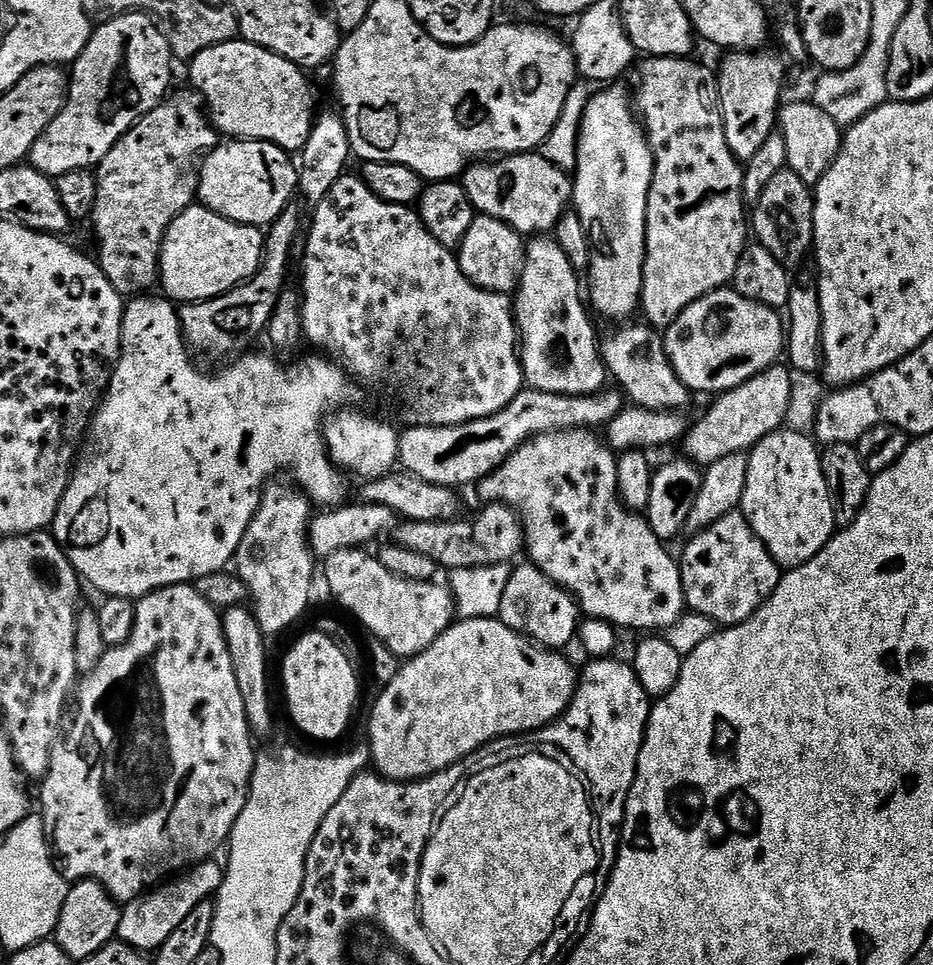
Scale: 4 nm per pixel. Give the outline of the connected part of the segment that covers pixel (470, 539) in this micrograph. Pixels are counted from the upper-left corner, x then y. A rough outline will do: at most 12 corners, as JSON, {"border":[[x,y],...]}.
{"border":[[508,504],[473,520],[401,519],[395,543],[444,570],[511,565],[524,528]]}

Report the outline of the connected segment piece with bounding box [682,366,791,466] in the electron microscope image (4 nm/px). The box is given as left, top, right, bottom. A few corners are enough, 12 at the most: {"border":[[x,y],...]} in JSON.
{"border":[[791,374],[721,392],[684,434],[707,466],[781,431]]}

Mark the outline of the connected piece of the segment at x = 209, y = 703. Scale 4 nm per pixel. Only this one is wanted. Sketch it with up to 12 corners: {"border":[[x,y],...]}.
{"border":[[139,597],[40,786],[121,905],[215,857],[258,755],[218,609]]}

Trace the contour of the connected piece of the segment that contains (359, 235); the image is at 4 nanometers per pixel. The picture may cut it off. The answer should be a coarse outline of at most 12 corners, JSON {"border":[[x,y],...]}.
{"border":[[340,176],[307,343],[404,424],[525,391],[514,304],[419,211]]}

